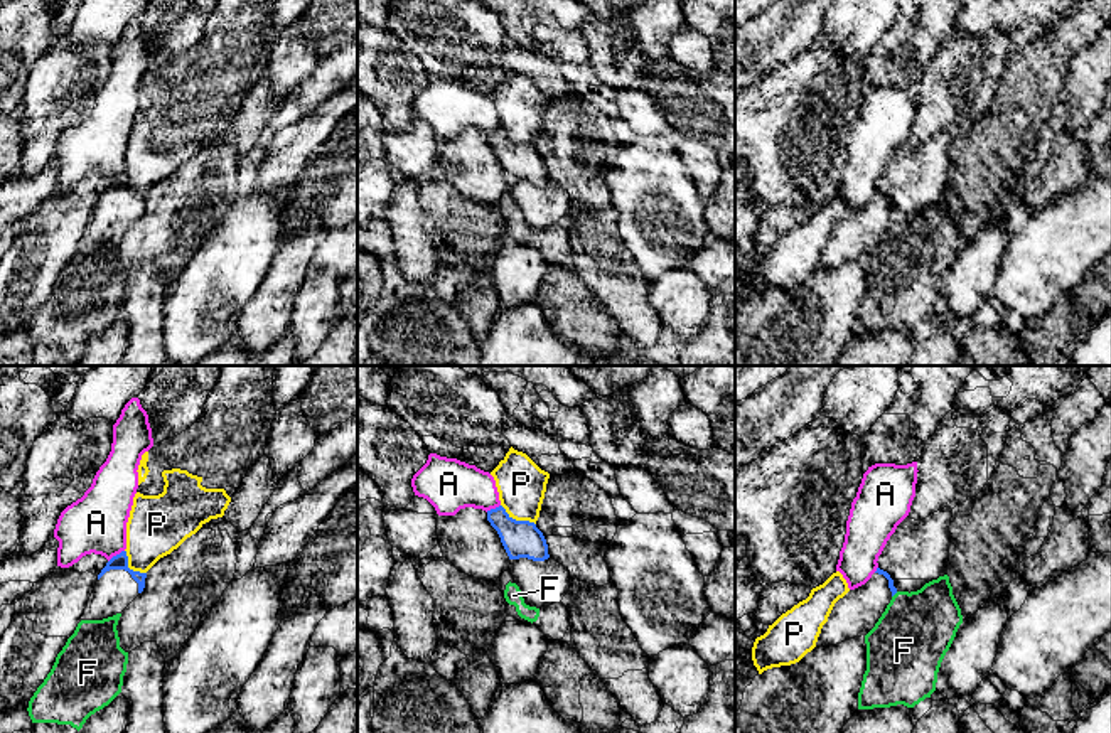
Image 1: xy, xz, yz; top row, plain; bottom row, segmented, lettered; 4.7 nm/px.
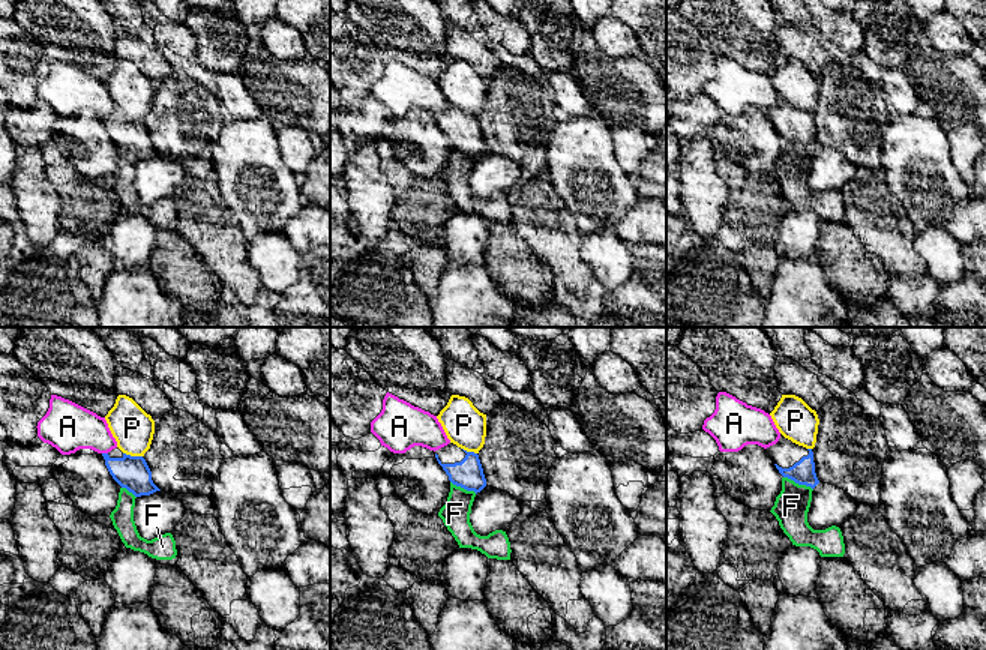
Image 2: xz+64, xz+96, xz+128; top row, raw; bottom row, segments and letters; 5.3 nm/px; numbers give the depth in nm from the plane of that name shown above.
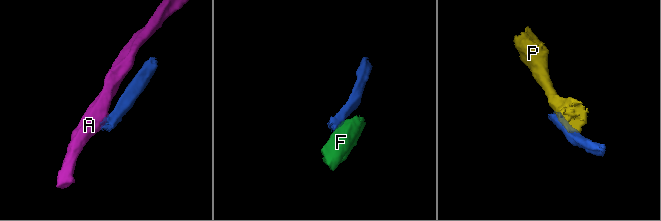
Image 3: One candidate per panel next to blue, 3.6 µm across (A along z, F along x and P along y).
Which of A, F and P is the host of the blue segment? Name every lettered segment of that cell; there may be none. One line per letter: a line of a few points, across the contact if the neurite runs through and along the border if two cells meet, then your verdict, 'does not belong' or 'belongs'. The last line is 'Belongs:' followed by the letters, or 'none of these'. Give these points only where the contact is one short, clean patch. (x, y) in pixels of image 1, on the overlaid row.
A: line xy (123, 550), (108, 561); does not belong
F: line yz (897, 592), (892, 597); does not belong
P: does not belong
Belongs: none of these

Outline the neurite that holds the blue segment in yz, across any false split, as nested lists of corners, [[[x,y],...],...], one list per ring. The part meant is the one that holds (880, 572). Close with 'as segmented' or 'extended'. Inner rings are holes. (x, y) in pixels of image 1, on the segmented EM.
[[[877,568],[865,585],[850,590],[835,603],[828,622],[821,629],[816,647],[829,647],[867,635],[895,593],[897,588],[890,575]]]; extended

